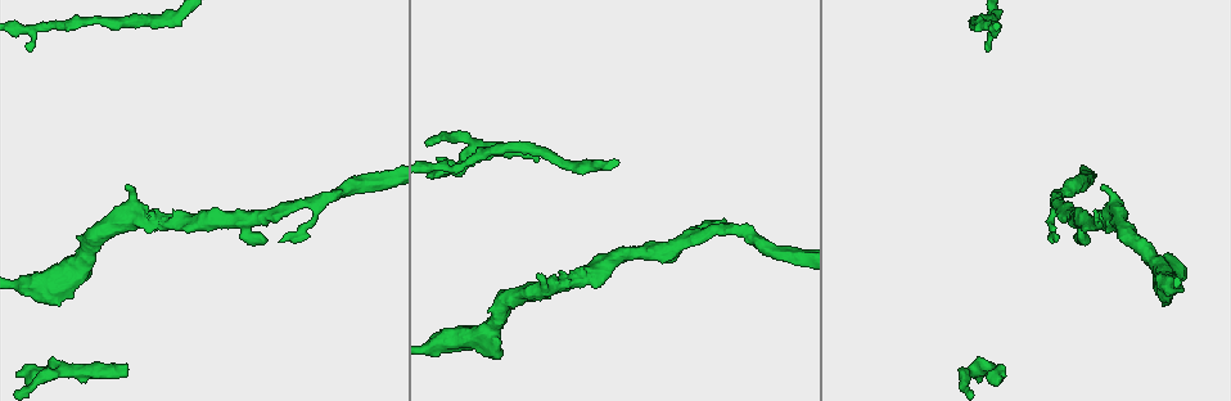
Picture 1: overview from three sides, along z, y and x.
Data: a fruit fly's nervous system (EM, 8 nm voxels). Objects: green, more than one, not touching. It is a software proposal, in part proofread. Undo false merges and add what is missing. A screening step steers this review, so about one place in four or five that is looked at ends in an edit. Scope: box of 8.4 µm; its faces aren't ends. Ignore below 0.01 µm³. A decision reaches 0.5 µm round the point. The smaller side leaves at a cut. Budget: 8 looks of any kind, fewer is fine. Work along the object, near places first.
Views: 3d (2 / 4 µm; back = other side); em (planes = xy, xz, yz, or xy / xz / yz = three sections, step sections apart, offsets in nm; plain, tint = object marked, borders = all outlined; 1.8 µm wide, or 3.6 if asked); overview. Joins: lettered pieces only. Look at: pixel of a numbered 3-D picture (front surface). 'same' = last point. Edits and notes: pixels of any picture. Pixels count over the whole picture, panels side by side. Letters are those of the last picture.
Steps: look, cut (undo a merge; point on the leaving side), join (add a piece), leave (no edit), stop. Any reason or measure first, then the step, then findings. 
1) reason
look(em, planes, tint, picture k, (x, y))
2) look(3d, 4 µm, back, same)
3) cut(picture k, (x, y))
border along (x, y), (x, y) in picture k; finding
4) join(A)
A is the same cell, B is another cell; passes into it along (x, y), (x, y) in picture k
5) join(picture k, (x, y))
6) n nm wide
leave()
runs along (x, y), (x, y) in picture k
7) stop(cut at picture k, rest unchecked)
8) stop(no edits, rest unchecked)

free end
look(em, yz, step 8, tint, picture 1, (1084, 241))

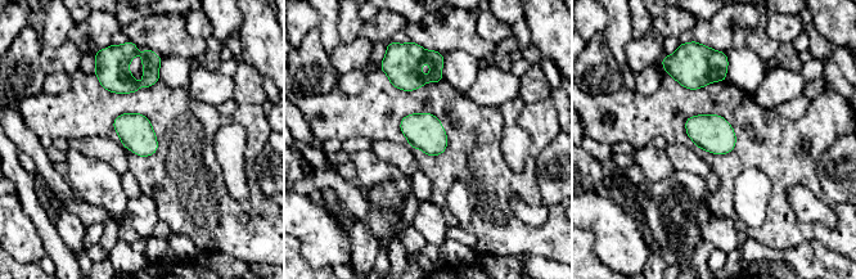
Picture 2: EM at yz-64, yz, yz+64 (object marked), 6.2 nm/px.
see the neighbours
look(em, yz, step 8, borders, same)

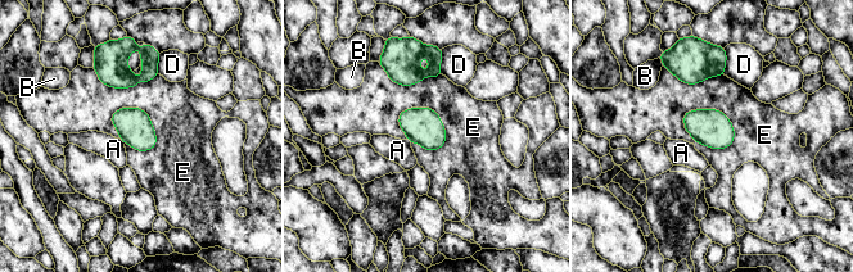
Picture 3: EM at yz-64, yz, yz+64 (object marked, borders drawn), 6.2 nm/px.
leave()
A, B, D and E are other cells; border along (682, 116), (695, 141), (732, 143) in picture 3; none of them fits

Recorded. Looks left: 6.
an open end
look(3d, 2 µm, picture 1, (539, 160))

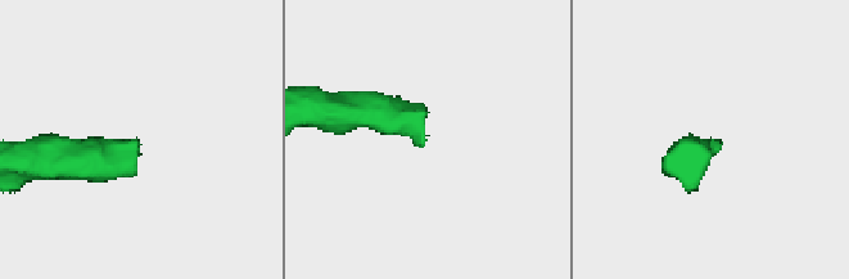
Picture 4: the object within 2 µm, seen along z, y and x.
look(em, xy, step 16, borders, picture 4, (710, 137))

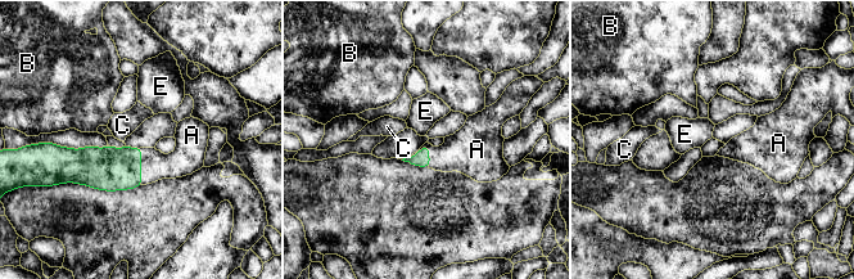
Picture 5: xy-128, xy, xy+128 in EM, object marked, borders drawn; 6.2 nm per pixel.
join(A)
A is the same cell, B, C and E are other cells; the cell continues

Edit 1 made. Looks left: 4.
an open end
look(em, planes, borders, picture 1, (986, 49))

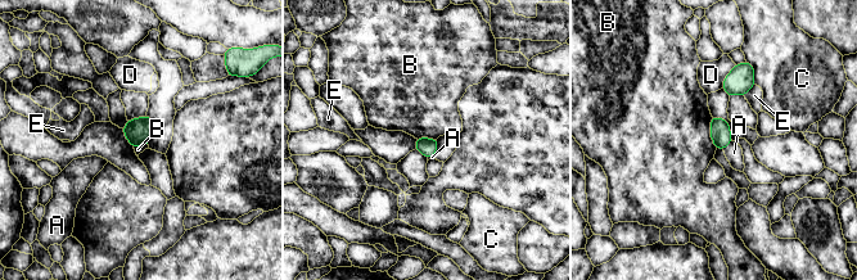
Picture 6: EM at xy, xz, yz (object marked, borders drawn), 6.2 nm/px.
leave()
A, B, C, D and E are other cells; border along (711, 117), (711, 136), (716, 149) in picture 6; none of them fits

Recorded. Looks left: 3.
stop(join at picture 5, rest unchecked)

